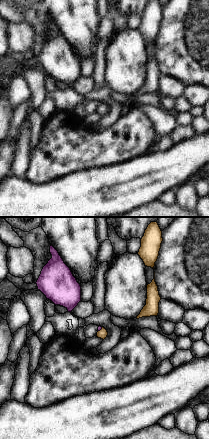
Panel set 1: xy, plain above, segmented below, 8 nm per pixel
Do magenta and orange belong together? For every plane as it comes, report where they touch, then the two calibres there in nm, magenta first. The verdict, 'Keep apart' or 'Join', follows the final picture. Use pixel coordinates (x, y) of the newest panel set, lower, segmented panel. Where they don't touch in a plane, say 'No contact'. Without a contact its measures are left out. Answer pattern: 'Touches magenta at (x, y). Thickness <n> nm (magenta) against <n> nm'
Touches magenta at (100, 329). Thickness 30 nm (magenta) against 70 nm

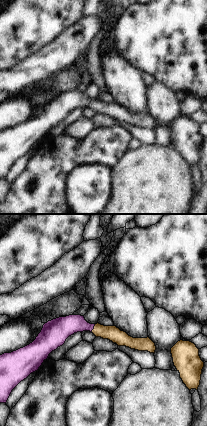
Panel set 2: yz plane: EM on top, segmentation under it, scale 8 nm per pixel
Touches magenta at (93, 328). Thickness 170 nm (magenta) against 120 nm

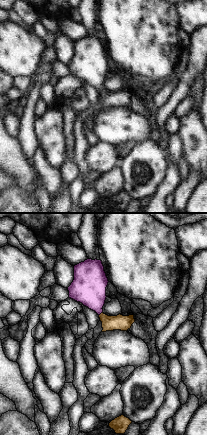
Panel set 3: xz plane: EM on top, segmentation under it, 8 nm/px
Touches magenta at (101, 312). Thickness 280 nm (magenta) against 130 nm

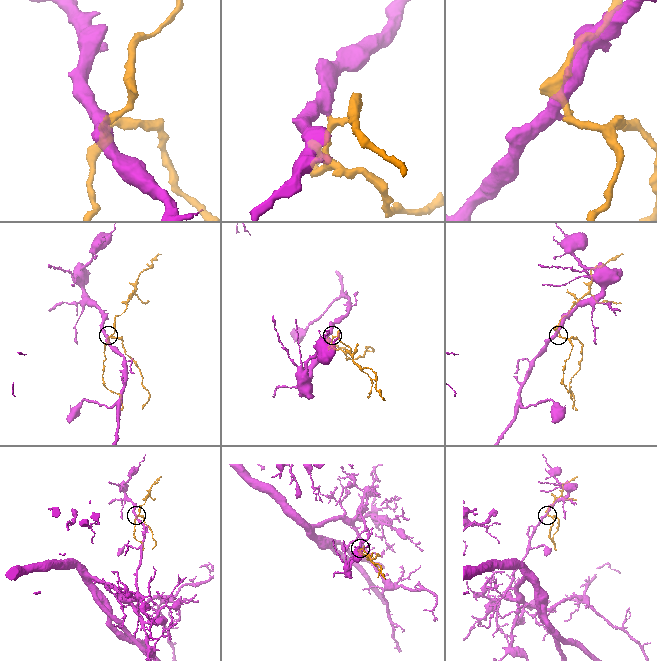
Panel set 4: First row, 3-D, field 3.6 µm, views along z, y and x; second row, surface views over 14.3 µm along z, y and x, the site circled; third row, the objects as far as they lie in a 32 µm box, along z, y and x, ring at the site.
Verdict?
Join

